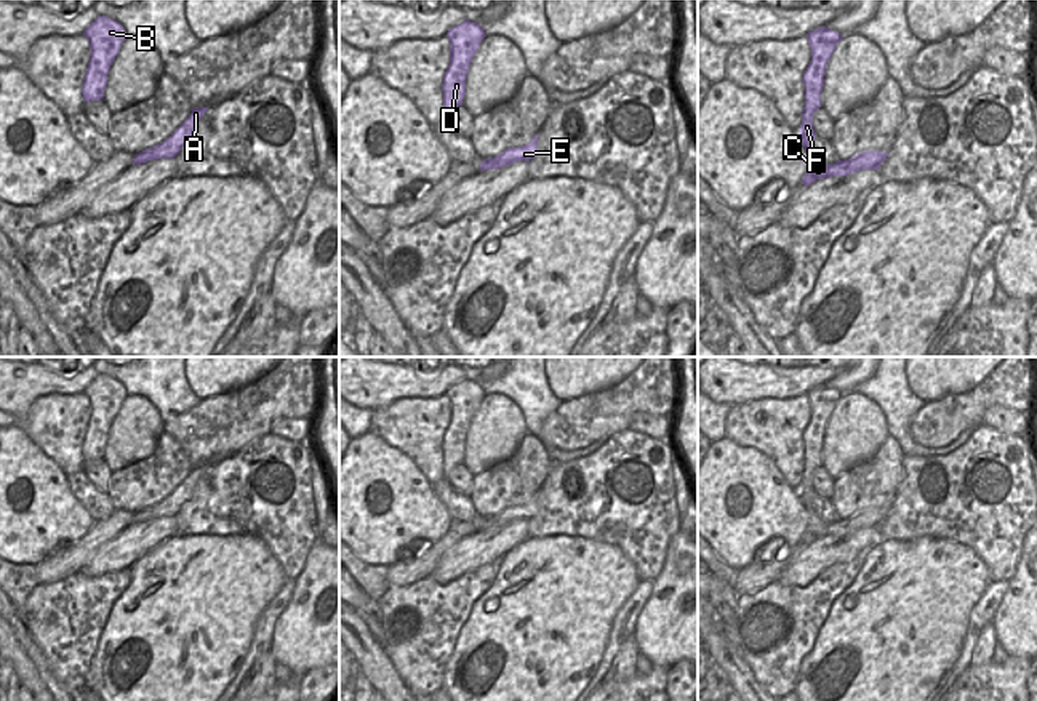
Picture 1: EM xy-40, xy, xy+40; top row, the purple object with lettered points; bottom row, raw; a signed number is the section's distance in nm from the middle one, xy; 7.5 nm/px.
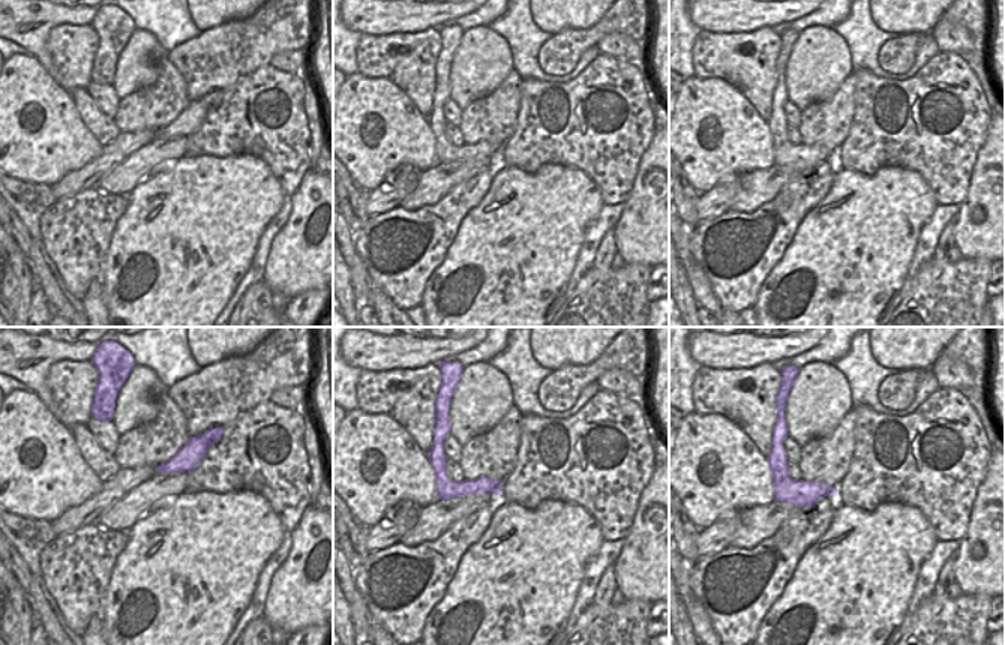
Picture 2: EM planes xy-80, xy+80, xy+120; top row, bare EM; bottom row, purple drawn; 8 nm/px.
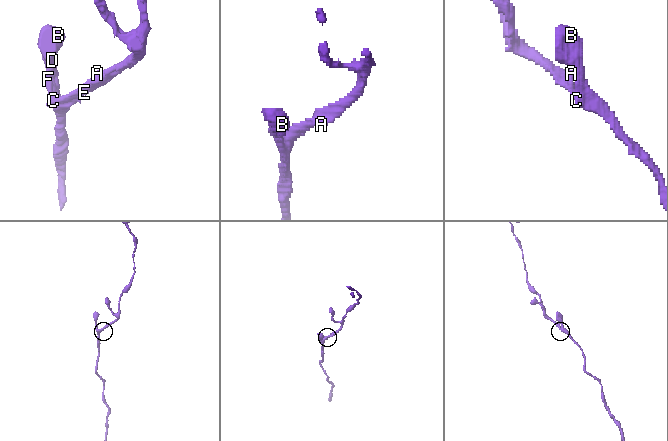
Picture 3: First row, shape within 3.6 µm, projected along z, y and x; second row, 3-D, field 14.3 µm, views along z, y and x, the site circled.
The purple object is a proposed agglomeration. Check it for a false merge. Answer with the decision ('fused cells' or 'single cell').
single cell

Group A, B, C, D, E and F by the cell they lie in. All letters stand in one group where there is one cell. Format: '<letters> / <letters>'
A B C D E F

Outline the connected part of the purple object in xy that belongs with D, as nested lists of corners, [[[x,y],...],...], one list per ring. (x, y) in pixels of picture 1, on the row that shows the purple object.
[[[466,19],[451,27],[446,37],[450,40],[450,66],[443,75],[442,85],[443,120],[448,120],[448,114],[454,107],[462,106],[469,66],[486,35],[480,24]]]

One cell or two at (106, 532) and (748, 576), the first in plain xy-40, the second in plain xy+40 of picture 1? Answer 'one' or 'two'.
one

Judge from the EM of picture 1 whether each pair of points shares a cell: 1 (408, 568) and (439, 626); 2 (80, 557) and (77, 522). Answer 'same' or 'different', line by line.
1: different
2: different

